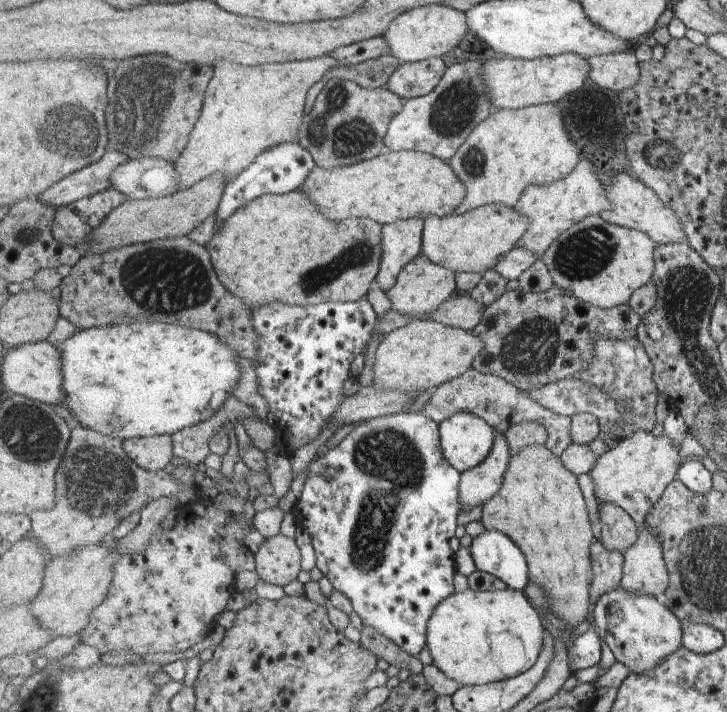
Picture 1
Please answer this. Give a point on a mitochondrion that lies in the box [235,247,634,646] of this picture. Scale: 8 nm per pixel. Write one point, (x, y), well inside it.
(389, 456)

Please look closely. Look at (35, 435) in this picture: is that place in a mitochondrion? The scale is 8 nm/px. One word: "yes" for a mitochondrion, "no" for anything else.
yes

